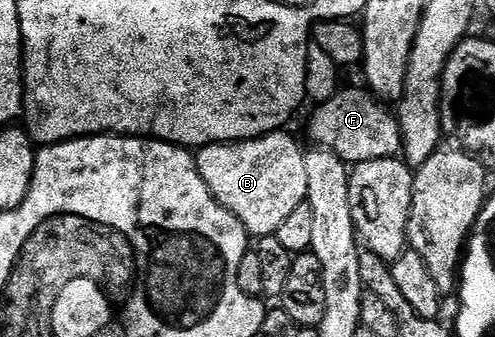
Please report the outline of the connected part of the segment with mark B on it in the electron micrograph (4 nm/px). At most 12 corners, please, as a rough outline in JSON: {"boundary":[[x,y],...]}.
{"boundary":[[277,130],[208,144],[196,165],[245,233],[305,203],[305,153]]}

